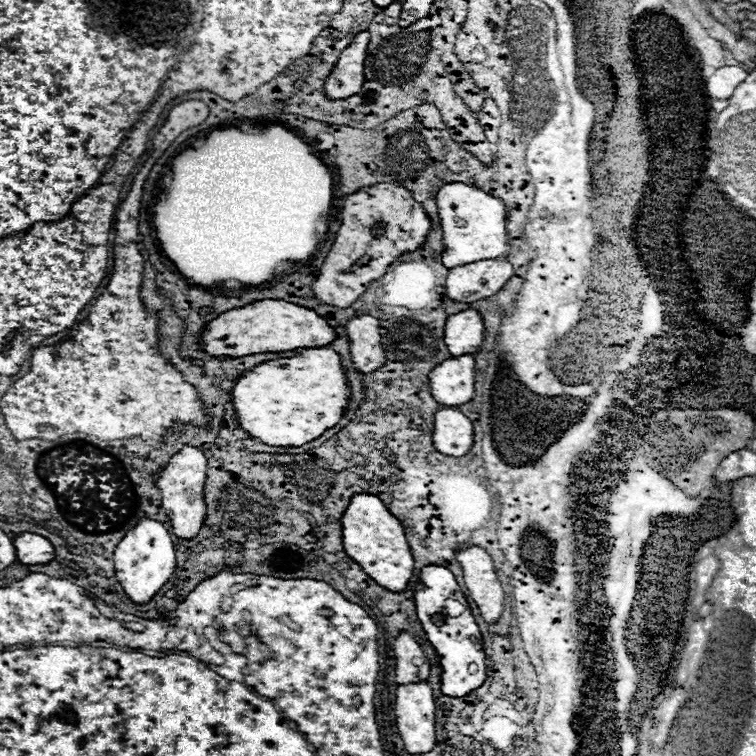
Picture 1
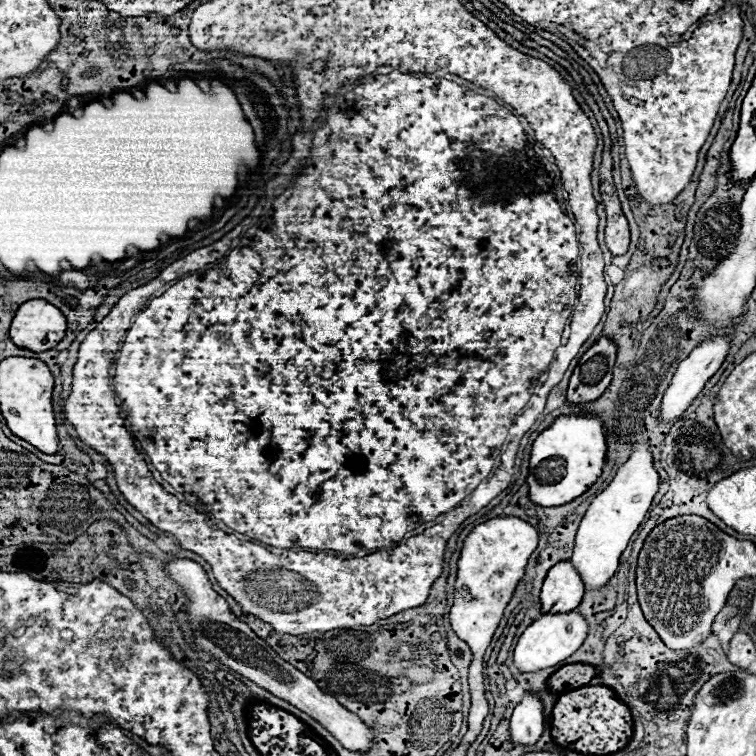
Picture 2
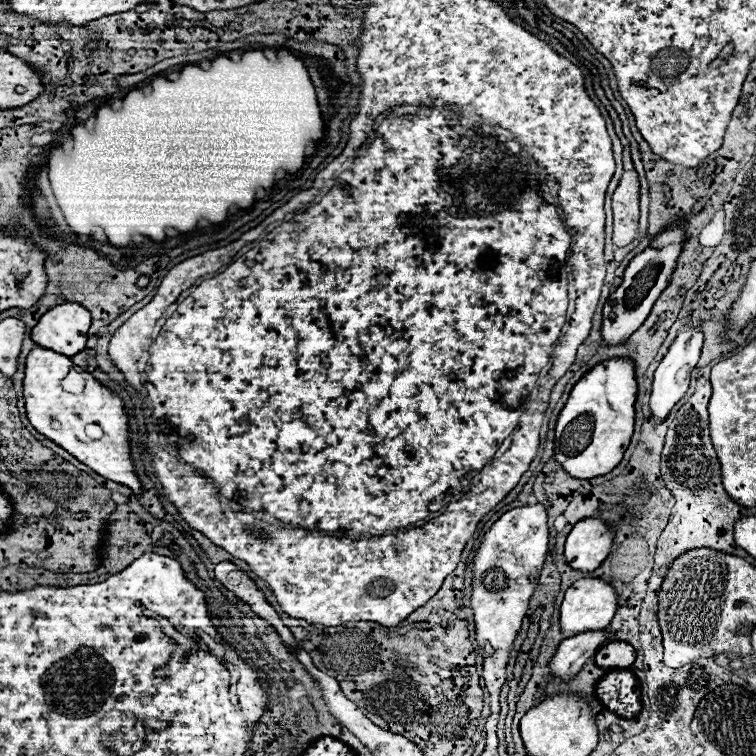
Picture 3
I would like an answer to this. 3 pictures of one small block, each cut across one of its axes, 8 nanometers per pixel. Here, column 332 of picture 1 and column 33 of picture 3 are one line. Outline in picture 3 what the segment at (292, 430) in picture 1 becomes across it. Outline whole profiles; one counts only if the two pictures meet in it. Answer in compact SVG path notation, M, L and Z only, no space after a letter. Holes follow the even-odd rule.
M34 348L26 358L26 378L24 378L24 402L26 402L26 416L30 424L66 452L76 456L82 464L90 466L96 474L104 476L106 480L118 482L128 486L136 496L142 494L142 484L134 472L134 462L130 458L130 428L128 428L128 414L124 408L124 400L100 384L92 374L86 372L86 384L80 394L66 392L62 388L62 380L68 376L70 370L84 372L76 366L68 356L58 354L48 348ZM88 424L98 424L102 428L100 438L90 438L86 434Z

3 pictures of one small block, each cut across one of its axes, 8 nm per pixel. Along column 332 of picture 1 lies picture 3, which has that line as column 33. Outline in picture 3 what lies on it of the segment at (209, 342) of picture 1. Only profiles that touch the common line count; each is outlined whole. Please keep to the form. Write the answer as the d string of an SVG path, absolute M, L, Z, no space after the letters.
M60 304L50 308L32 328L30 338L64 356L74 356L86 348L90 312L80 304Z

